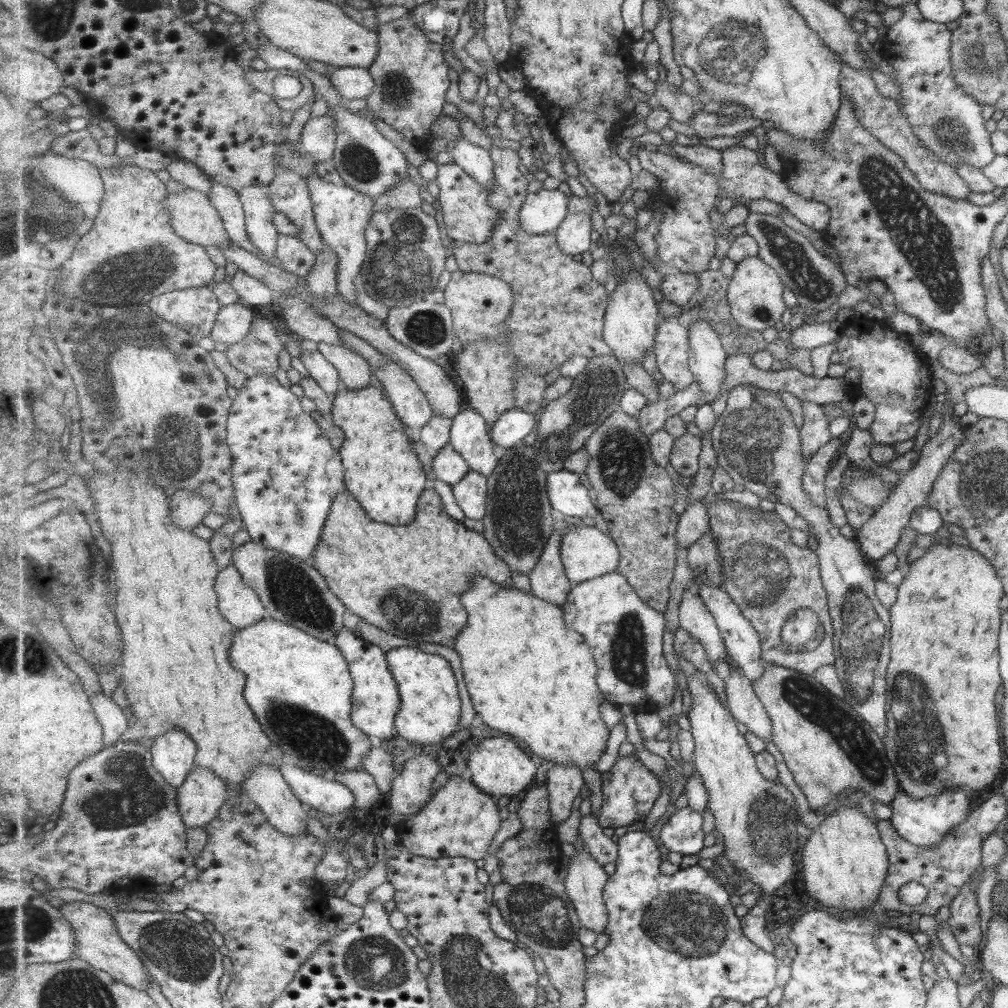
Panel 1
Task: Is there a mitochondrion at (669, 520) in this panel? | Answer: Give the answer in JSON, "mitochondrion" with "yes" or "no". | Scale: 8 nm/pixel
{"mitochondrion":"no"}

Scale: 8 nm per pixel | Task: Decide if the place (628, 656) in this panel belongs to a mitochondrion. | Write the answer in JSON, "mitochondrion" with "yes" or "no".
{"mitochondrion":"yes"}

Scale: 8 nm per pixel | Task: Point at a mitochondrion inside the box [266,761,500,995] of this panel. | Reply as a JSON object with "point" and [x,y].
{"point":[375,960]}

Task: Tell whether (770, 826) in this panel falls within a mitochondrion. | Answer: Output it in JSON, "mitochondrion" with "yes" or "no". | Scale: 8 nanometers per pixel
{"mitochondrion":"yes"}

